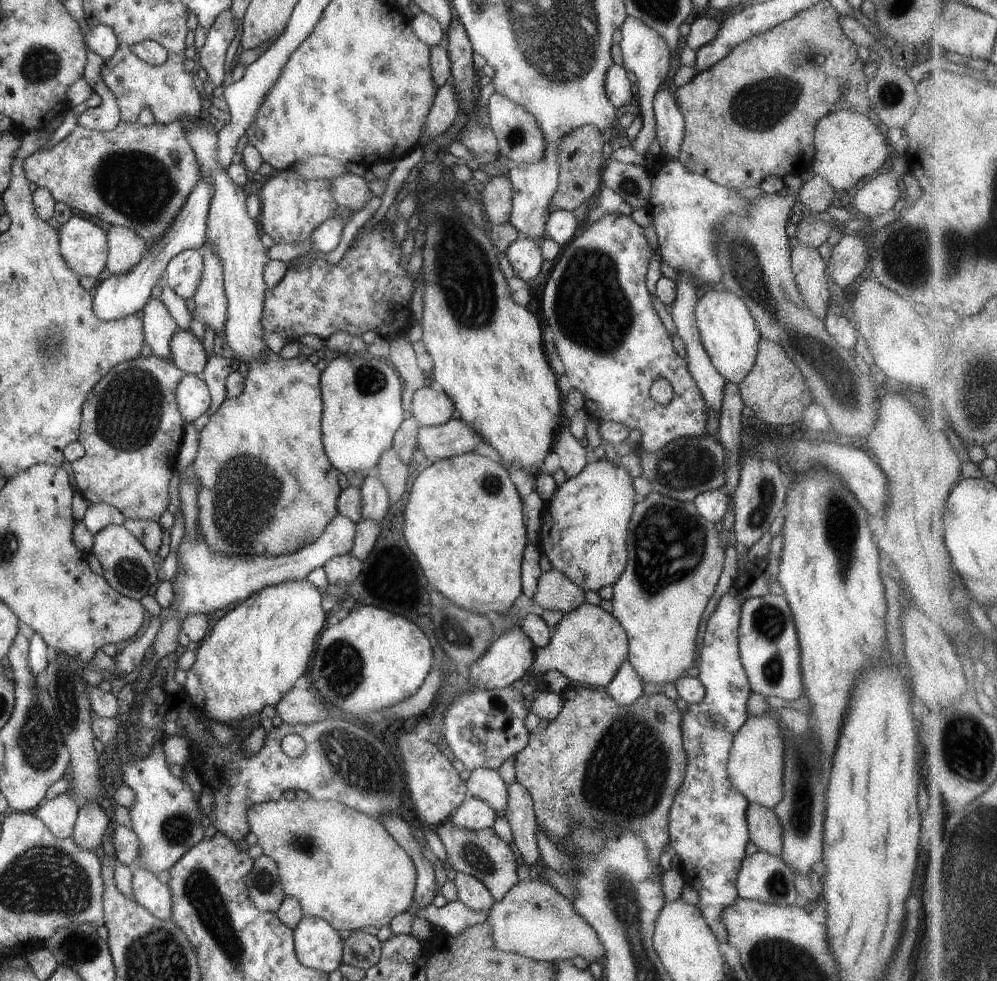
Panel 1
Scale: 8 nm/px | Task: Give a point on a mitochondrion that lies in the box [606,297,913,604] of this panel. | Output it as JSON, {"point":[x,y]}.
{"point":[669,543]}

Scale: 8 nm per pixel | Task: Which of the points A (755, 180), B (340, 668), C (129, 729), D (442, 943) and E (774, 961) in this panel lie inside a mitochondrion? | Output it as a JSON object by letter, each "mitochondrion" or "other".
{"A":"other","B":"mitochondrion","C":"other","D":"other","E":"mitochondrion"}

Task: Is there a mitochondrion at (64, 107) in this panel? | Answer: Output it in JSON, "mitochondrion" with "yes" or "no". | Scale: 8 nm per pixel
{"mitochondrion":"no"}

